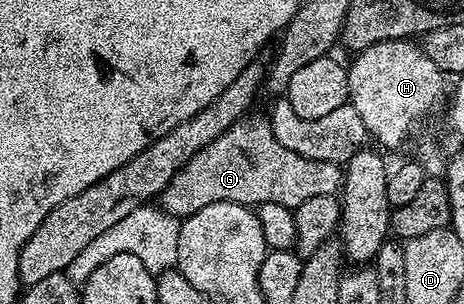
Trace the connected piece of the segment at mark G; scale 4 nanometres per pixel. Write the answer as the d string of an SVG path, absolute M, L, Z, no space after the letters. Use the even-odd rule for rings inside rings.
M269 119L237 120L228 130L204 150L200 150L168 182L160 197L160 207L173 216L185 218L212 206L212 202L232 202L257 206L280 202L280 206L299 208L308 198L320 194L335 195L344 183L344 172L339 165L304 158L281 142L276 142Z

